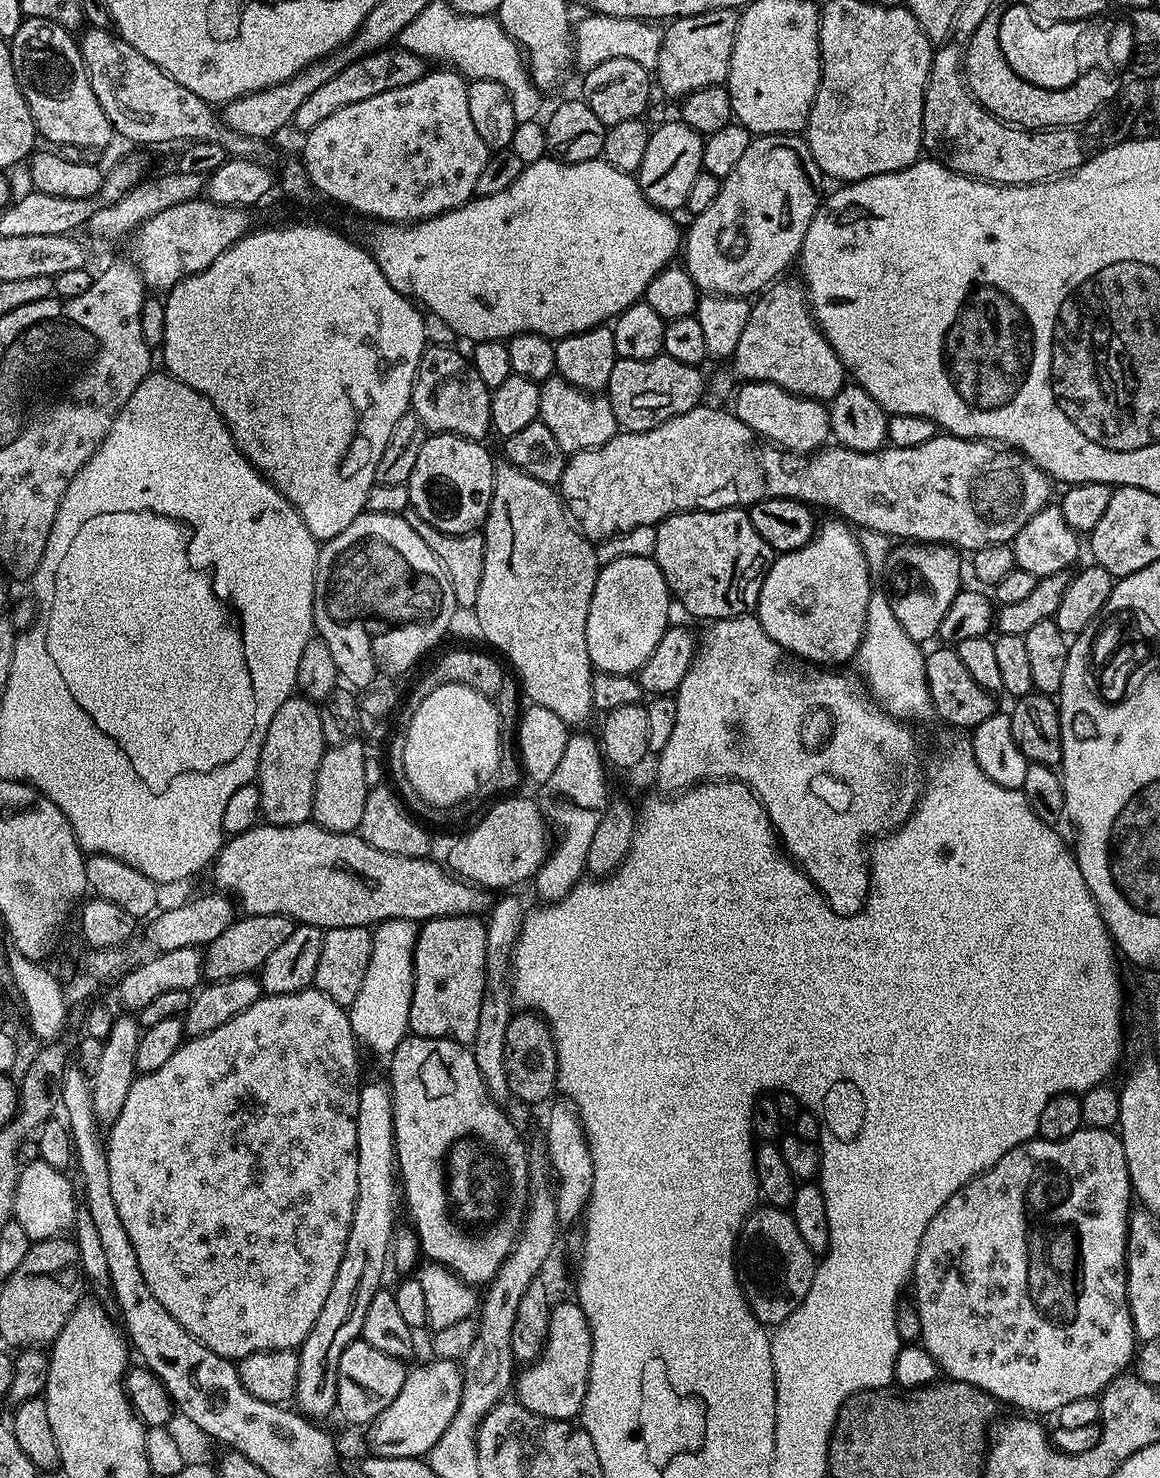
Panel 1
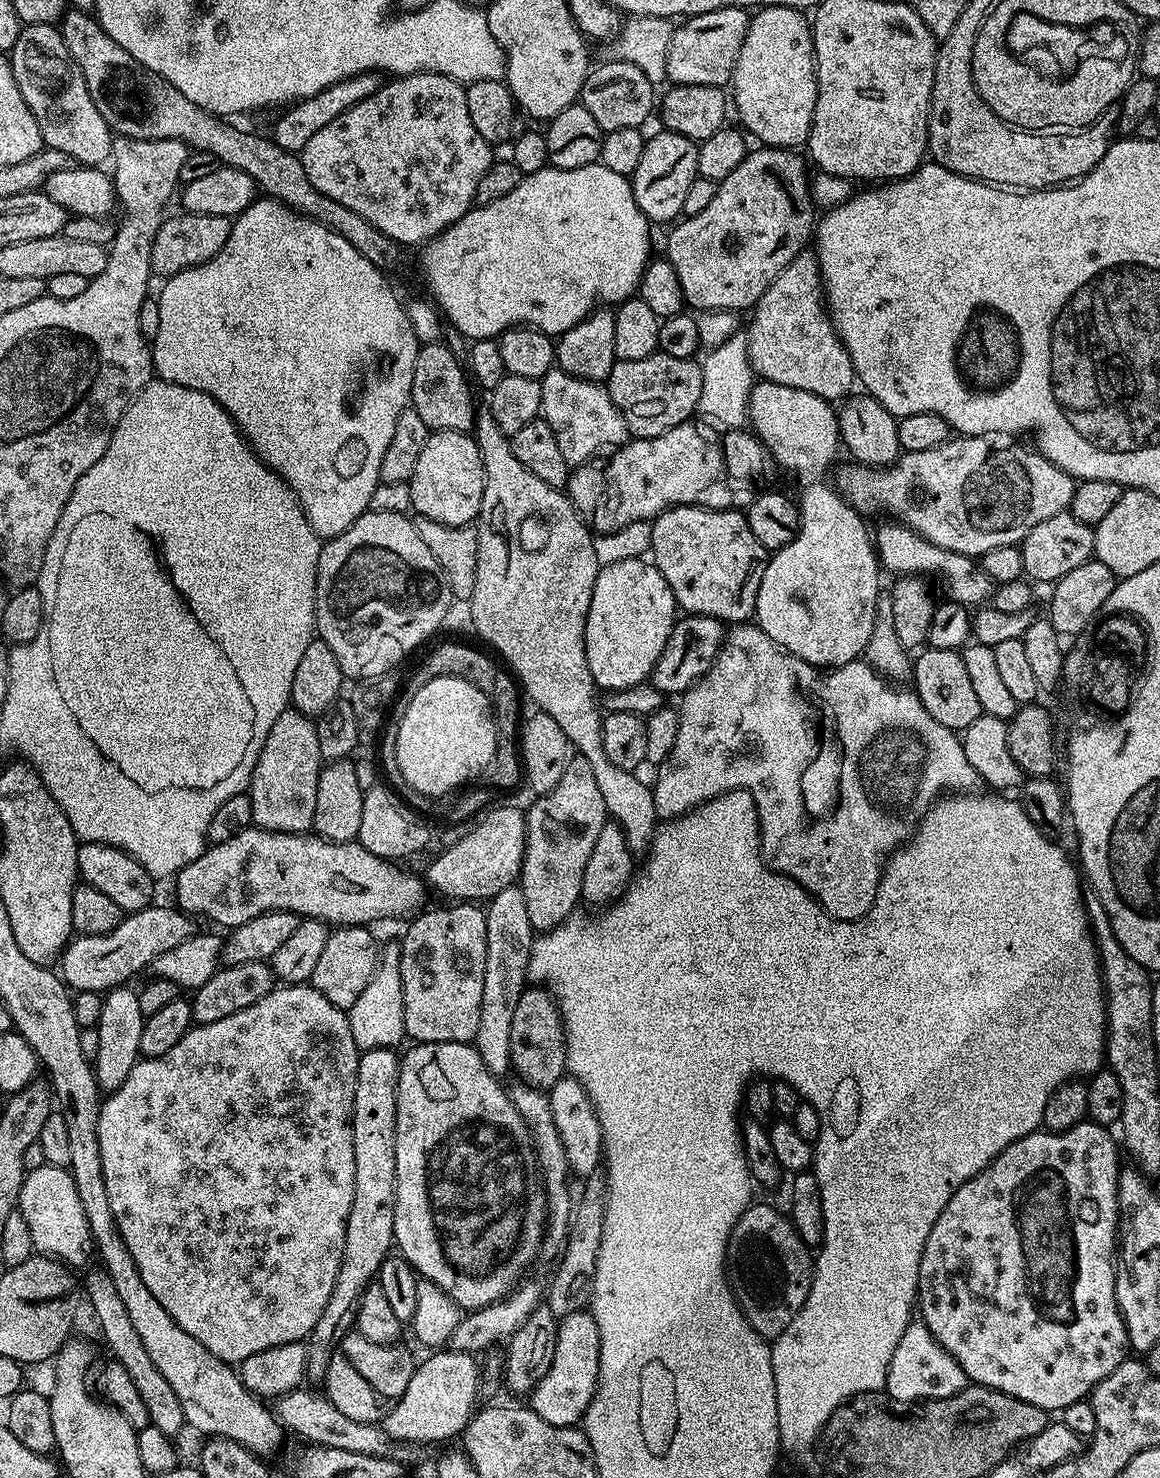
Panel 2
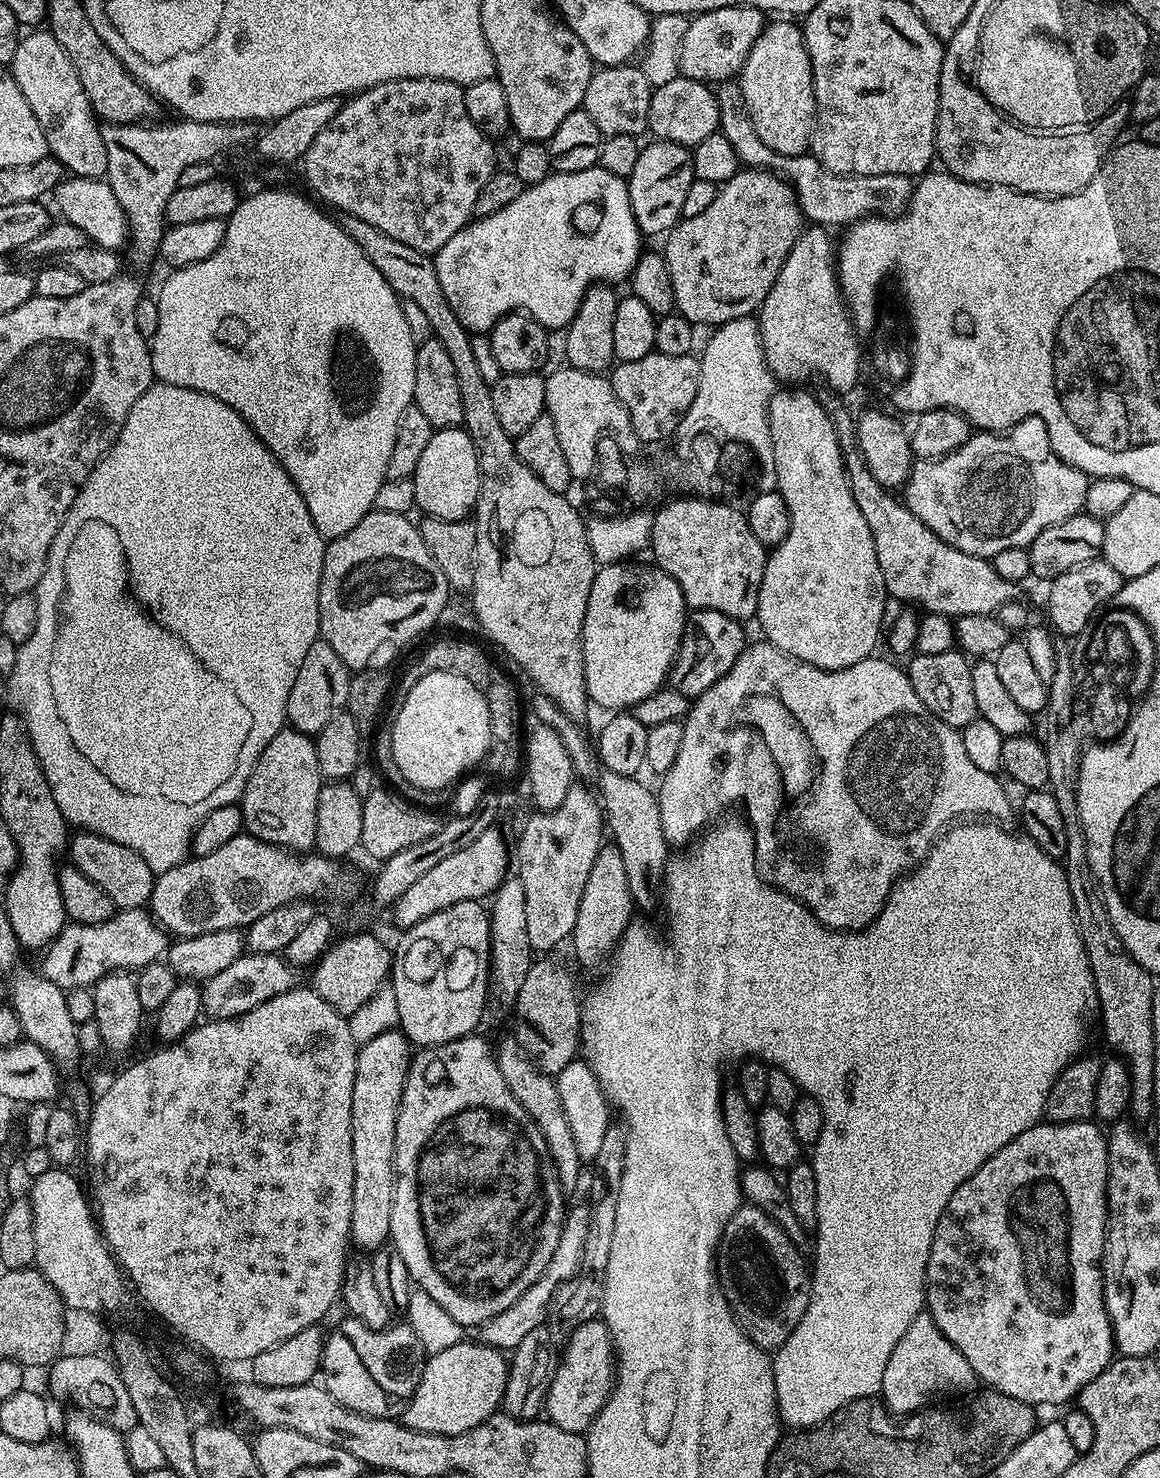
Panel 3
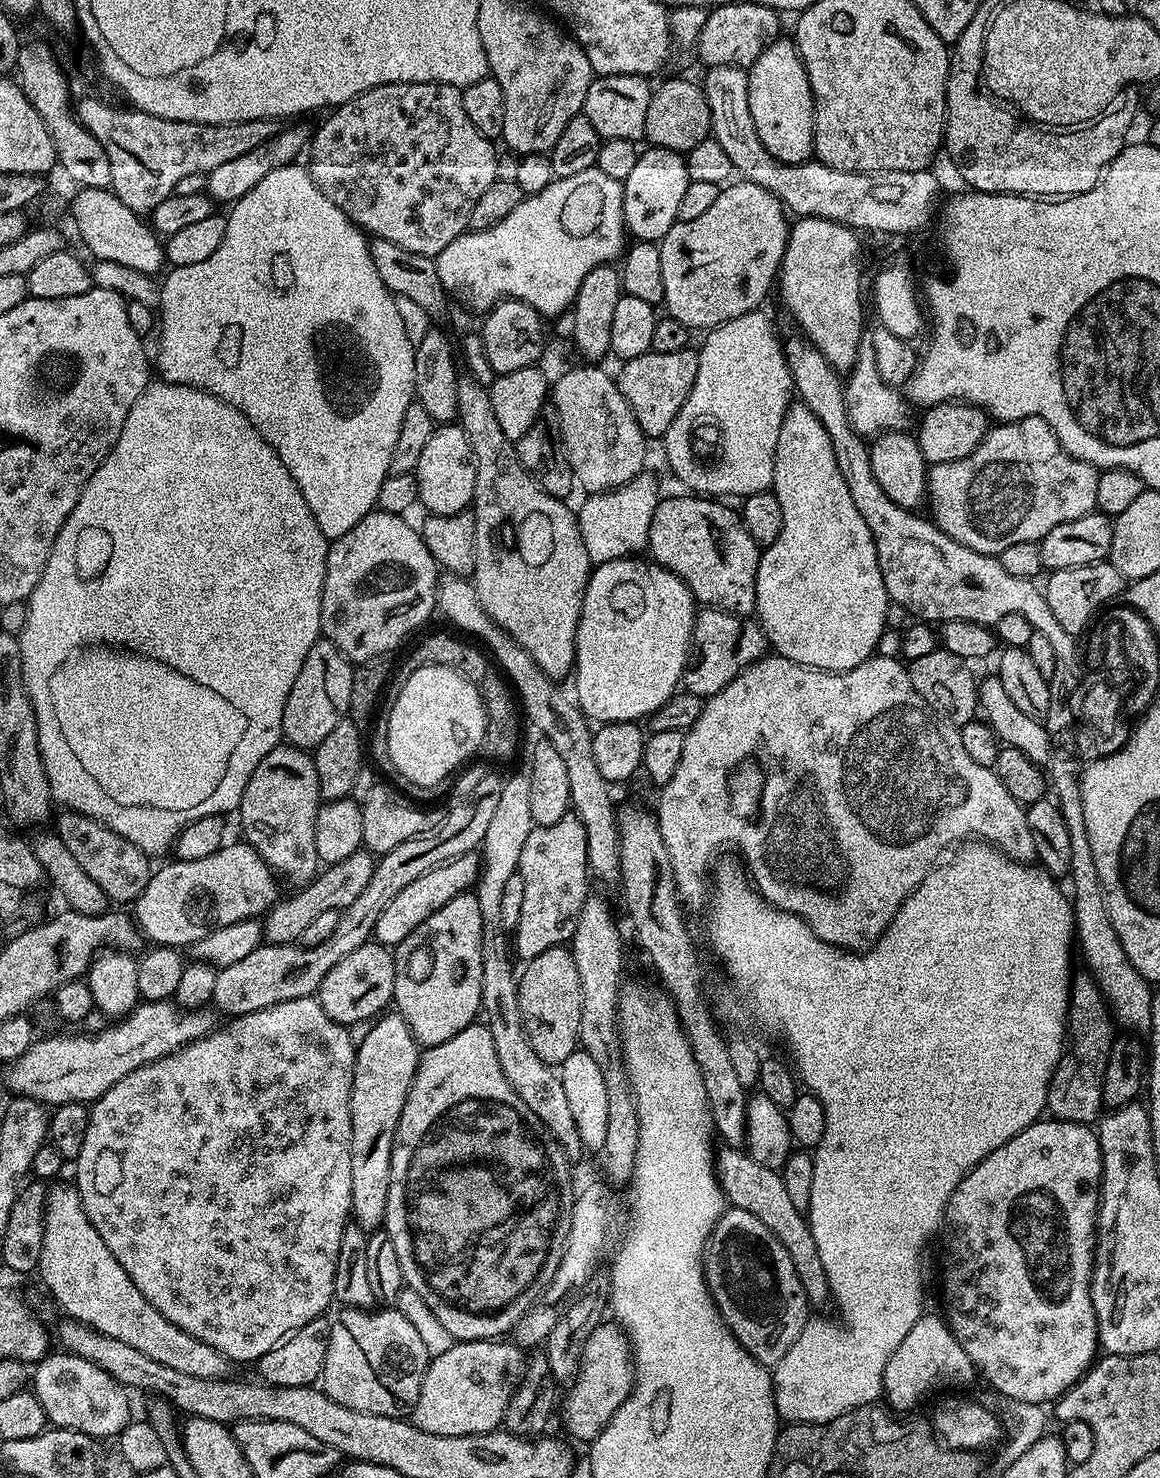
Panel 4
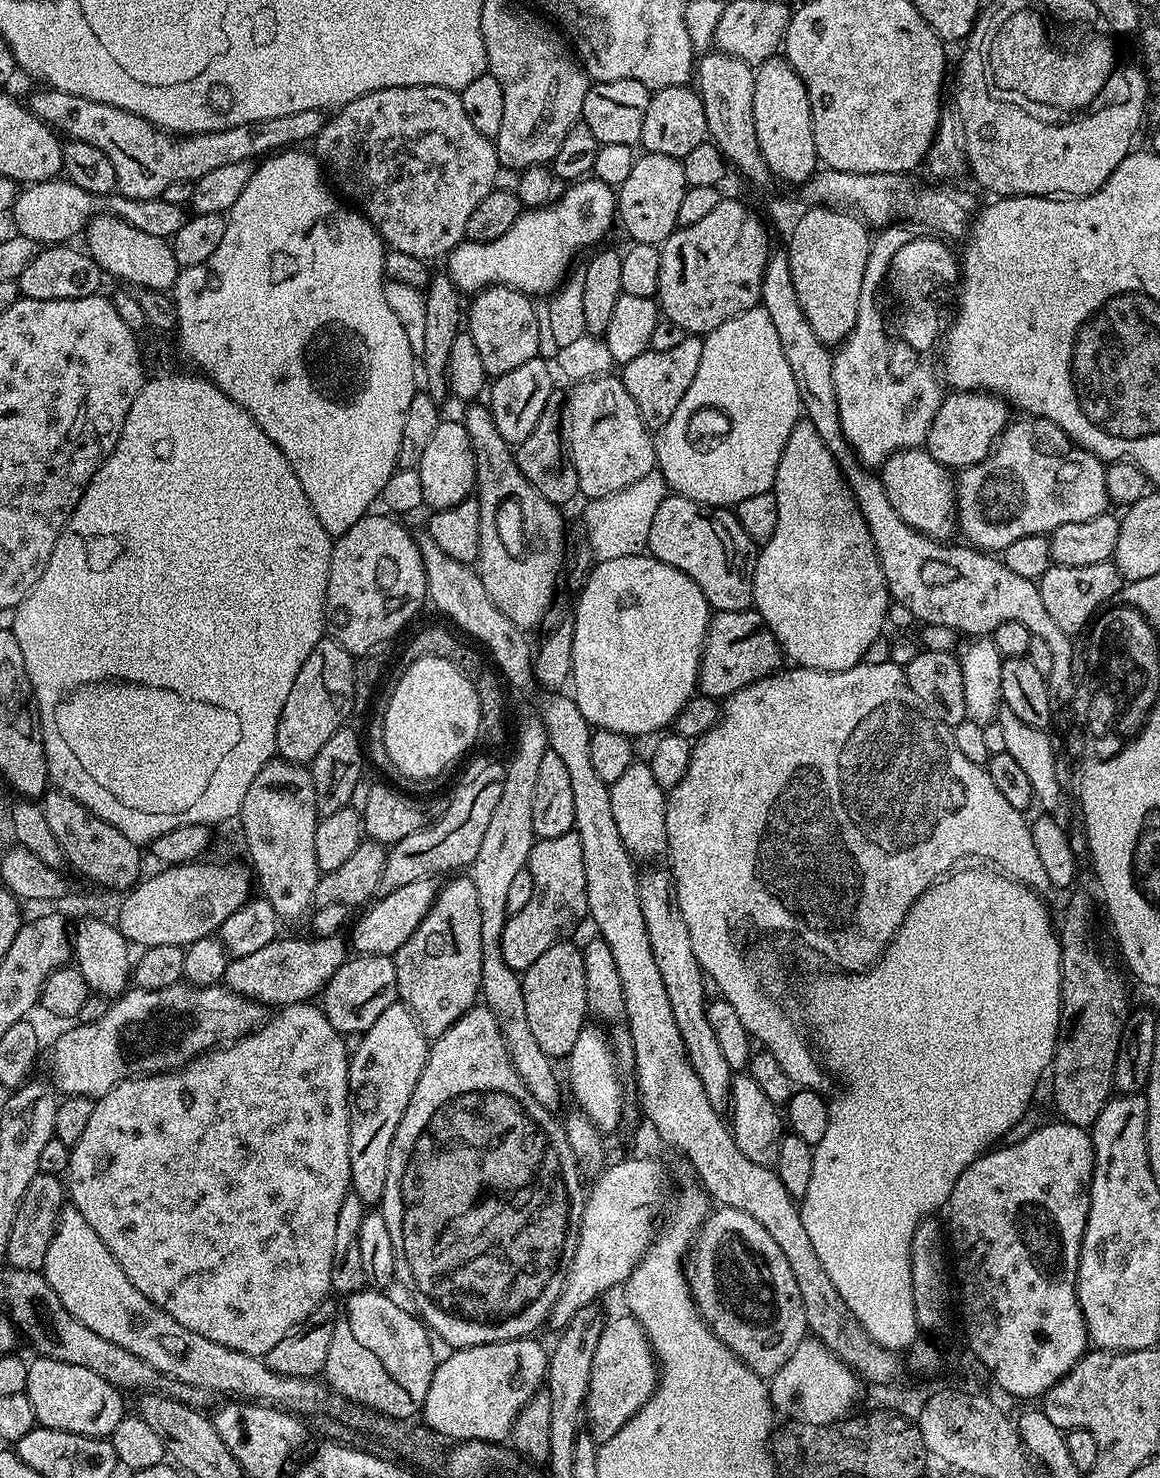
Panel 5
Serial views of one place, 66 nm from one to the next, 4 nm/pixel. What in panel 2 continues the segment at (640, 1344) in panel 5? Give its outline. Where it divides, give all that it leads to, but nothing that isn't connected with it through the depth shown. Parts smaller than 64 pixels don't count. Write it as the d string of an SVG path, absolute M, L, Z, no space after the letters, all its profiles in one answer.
M581 1310L563 1317L557 1326L553 1361L530 1395L532 1411L550 1426L570 1428L579 1425L596 1393L600 1365L600 1335L591 1311Z

